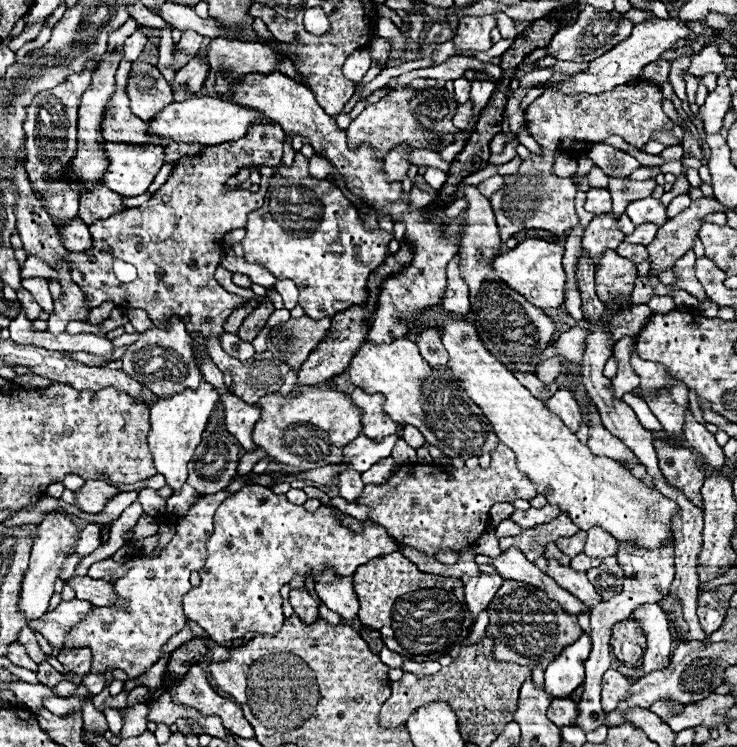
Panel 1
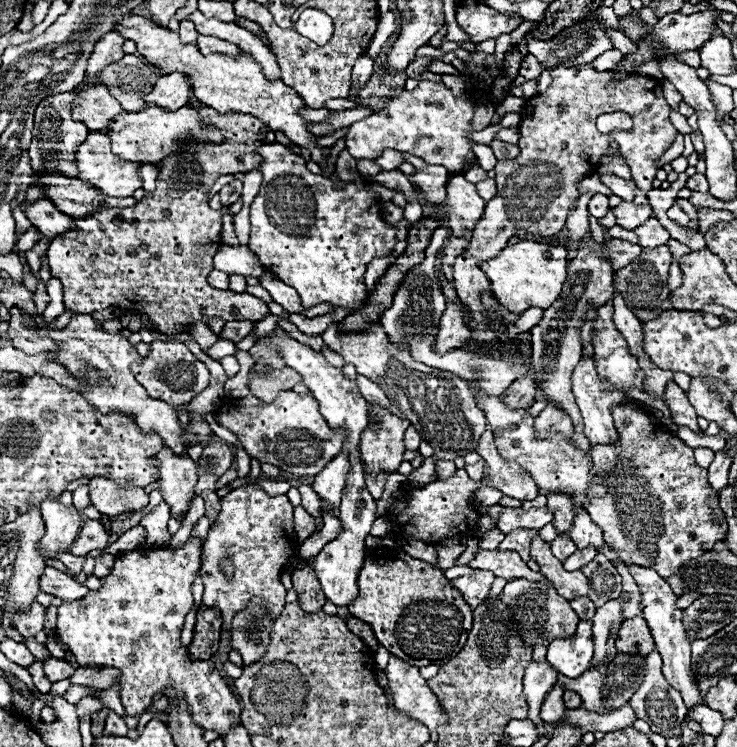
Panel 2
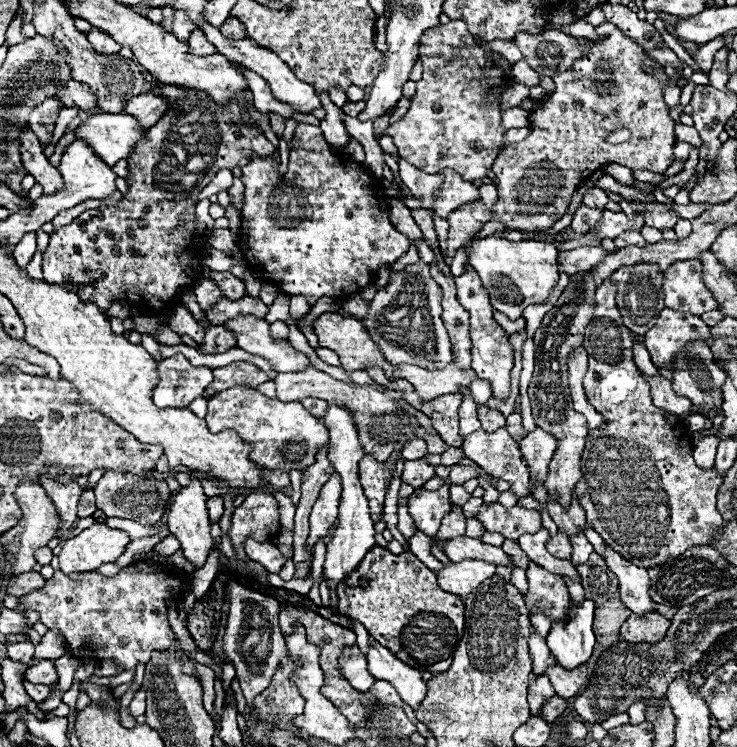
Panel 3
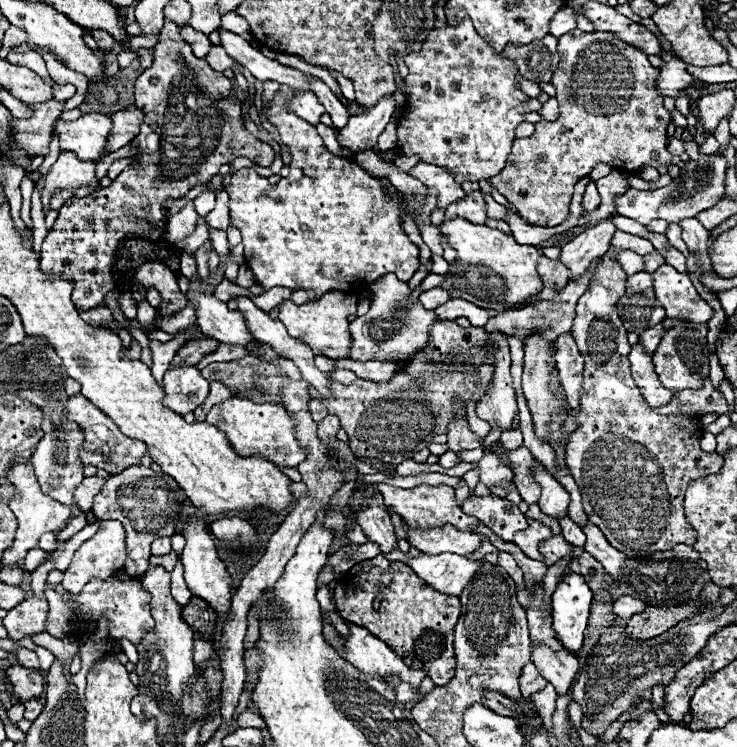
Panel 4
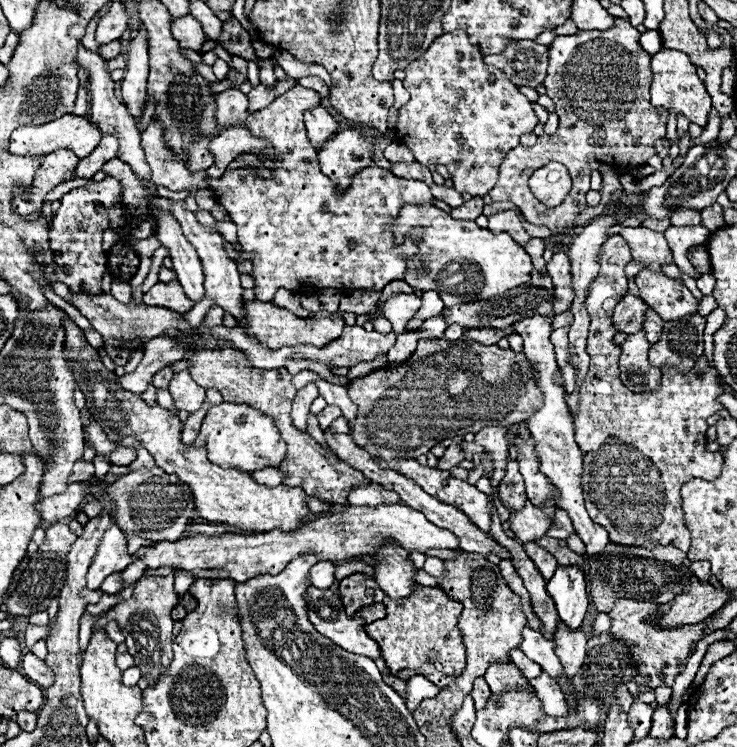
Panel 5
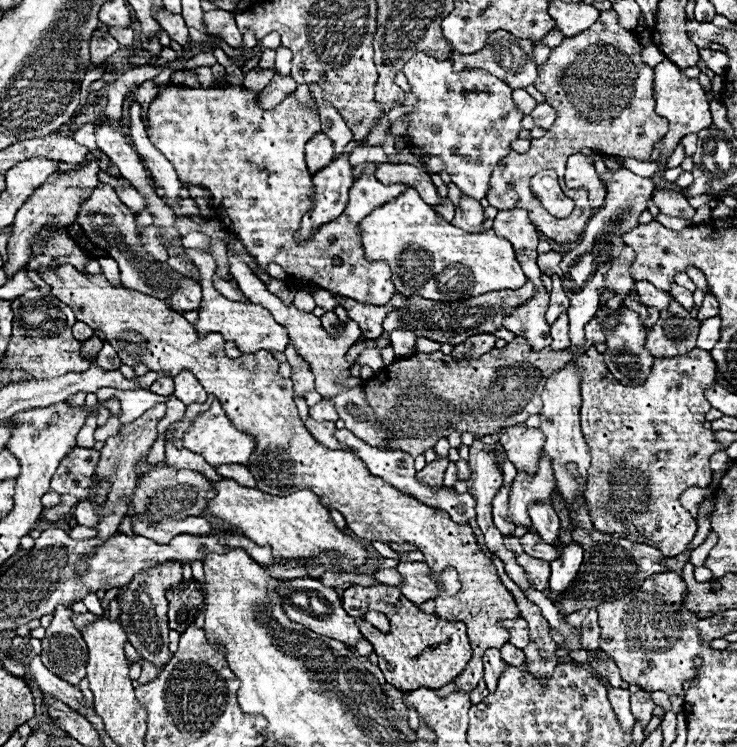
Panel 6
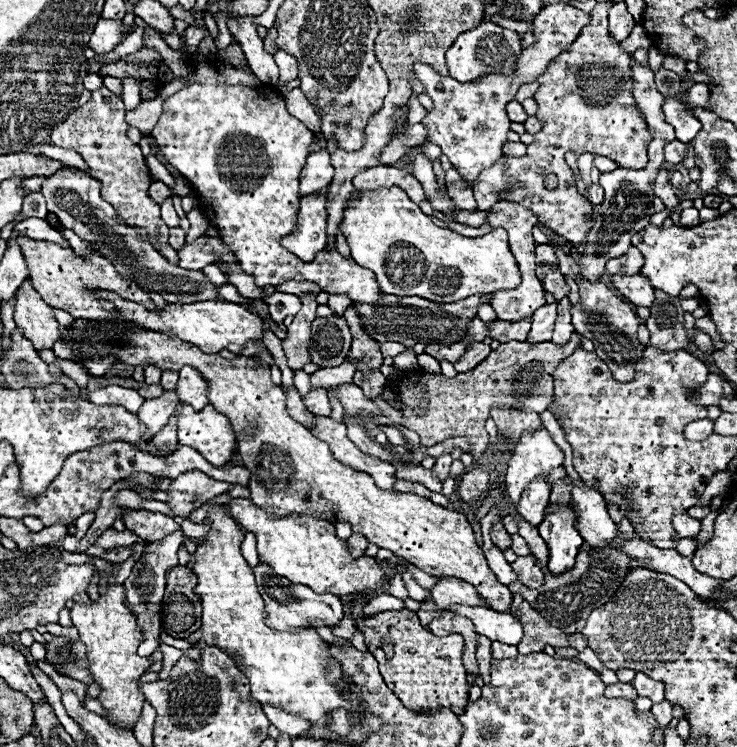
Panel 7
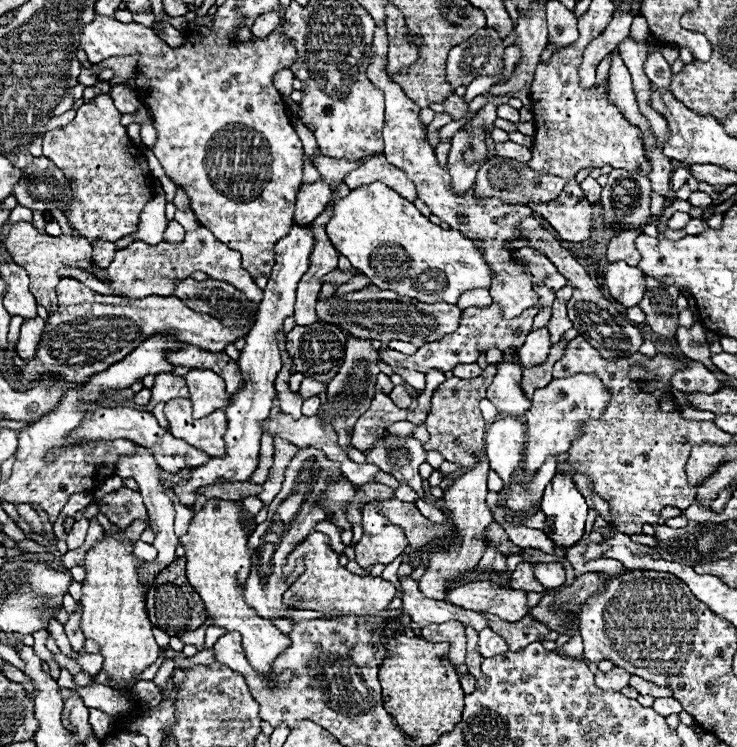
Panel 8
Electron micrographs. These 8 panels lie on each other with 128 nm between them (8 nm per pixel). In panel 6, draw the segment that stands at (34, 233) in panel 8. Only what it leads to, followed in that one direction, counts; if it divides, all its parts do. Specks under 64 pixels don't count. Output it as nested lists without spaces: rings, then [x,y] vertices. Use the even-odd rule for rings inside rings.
[[[62,264],[56,268],[40,268],[38,276],[50,286],[54,298],[74,308],[76,318],[86,322],[92,330],[104,332],[108,342],[122,332],[142,334],[146,338],[144,364],[150,370],[170,378],[178,374],[178,370],[190,370],[206,392],[220,400],[230,422],[254,438],[258,452],[250,456],[248,470],[252,472],[258,490],[274,496],[286,496],[294,490],[312,490],[322,506],[334,508],[346,518],[348,528],[358,538],[386,544],[412,544],[424,554],[424,562],[436,576],[444,568],[454,568],[460,576],[462,592],[458,596],[440,596],[436,600],[436,616],[448,622],[466,624],[474,654],[464,674],[460,674],[454,684],[462,692],[472,692],[478,686],[482,680],[482,650],[506,644],[508,634],[498,626],[498,620],[518,618],[518,610],[494,566],[480,552],[470,524],[456,524],[446,512],[398,494],[390,484],[382,482],[382,478],[374,478],[350,452],[332,450],[316,442],[304,428],[292,402],[292,380],[278,374],[278,362],[272,354],[256,352],[230,360],[224,356],[224,338],[220,334],[200,338],[192,324],[164,300],[124,286],[114,286],[102,274],[84,274],[70,264]]]

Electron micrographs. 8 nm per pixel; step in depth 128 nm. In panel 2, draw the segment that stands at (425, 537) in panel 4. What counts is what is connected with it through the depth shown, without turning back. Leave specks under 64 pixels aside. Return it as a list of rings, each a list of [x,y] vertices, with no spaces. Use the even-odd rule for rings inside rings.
[[[478,548],[474,558],[468,562],[470,568],[480,568],[480,570],[490,570],[500,578],[546,578],[540,572],[532,572],[526,562],[518,556],[514,550],[482,550]]]

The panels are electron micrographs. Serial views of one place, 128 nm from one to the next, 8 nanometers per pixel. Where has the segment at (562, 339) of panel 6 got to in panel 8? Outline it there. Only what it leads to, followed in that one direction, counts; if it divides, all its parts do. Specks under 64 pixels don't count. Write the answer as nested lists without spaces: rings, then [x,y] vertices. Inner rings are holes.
[[[568,280],[568,284],[556,292],[556,300],[552,304],[552,316],[550,316],[548,324],[546,324],[546,328],[550,332],[550,338],[552,338],[554,344],[562,338],[562,334],[566,330],[572,328],[570,320],[568,320],[568,314],[566,314],[566,302],[570,300],[572,292],[574,292],[574,282],[572,280]]]

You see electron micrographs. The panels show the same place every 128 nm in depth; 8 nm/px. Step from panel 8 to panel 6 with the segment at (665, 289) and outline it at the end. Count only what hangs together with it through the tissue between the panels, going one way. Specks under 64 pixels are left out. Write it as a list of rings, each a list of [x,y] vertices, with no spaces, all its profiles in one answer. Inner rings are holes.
[[[670,302],[666,310],[660,312],[660,318],[648,328],[646,348],[656,358],[680,356],[696,348],[700,322],[692,318],[678,302]]]

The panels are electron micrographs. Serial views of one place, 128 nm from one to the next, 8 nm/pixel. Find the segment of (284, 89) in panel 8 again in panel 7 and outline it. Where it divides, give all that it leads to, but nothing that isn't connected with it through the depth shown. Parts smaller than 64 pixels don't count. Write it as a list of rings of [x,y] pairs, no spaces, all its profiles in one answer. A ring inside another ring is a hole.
[[[278,50],[278,52],[274,54],[274,60],[276,60],[276,64],[278,64],[278,70],[280,70],[280,78],[278,78],[278,80],[280,80],[282,84],[288,84],[290,80],[294,80],[294,78],[298,76],[296,60],[294,60],[290,54]]]

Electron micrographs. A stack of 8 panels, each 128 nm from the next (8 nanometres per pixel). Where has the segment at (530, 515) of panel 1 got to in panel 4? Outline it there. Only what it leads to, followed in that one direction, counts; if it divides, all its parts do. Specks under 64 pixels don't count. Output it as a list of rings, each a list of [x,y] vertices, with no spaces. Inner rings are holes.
[[[494,494],[490,496],[468,496],[462,504],[462,510],[468,516],[478,518],[488,526],[496,536],[506,542],[512,542],[512,536],[520,530],[526,530],[526,514],[518,510],[516,504],[502,500]]]

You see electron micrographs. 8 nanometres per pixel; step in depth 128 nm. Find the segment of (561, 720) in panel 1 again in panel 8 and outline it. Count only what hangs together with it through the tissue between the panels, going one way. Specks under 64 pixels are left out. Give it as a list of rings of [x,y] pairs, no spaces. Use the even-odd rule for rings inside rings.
[[[482,628],[478,632],[478,650],[480,650],[482,658],[490,658],[490,656],[504,654],[508,650],[508,644],[490,628]]]

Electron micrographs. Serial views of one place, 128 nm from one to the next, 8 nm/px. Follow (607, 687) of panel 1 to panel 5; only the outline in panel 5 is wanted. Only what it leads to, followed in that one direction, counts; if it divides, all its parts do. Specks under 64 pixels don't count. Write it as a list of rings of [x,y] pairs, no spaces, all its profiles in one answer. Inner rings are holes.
[[[524,628],[522,632],[522,646],[520,650],[536,664],[542,666],[544,672],[548,672],[552,678],[560,680],[562,676],[562,664],[558,660],[558,656],[554,654],[554,642],[546,640],[540,632],[532,630],[532,628]]]

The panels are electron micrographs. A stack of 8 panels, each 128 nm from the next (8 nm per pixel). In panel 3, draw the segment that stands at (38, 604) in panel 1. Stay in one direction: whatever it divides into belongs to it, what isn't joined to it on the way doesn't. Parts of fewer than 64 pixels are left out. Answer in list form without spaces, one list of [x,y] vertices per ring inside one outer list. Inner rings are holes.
[[[44,474],[40,476],[40,484],[58,508],[58,514],[62,518],[58,538],[64,538],[68,534],[70,526],[76,522],[76,506],[78,506],[78,498],[80,498],[82,490],[76,480],[58,482],[58,480],[48,480]]]

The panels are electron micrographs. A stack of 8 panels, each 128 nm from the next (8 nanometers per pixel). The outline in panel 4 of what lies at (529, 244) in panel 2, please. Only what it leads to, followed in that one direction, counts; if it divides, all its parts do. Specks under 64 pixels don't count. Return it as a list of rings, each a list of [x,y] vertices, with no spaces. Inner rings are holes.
[[[458,216],[444,218],[438,228],[446,236],[448,244],[458,252],[458,260],[450,264],[450,272],[446,274],[452,282],[440,284],[440,288],[450,292],[450,298],[462,298],[480,308],[502,312],[524,302],[526,296],[534,296],[542,290],[542,280],[536,272],[536,262],[542,256],[538,248],[518,244],[510,234],[498,228],[472,224]]]

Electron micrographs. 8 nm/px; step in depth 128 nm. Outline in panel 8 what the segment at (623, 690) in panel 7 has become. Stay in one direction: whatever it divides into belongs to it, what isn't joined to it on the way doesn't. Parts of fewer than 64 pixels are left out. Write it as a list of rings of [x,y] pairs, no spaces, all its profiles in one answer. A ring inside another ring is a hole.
[[[612,668],[610,672],[600,672],[596,670],[596,684],[604,690],[622,690],[628,686],[628,678],[630,674],[626,674],[626,670],[622,668]]]

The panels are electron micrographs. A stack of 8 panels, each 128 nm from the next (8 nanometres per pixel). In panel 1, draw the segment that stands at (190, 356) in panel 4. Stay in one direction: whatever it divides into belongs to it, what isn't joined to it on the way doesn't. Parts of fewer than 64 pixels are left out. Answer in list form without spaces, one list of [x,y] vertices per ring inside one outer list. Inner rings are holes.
[[[266,300],[264,306],[258,306],[256,310],[252,310],[252,312],[244,318],[242,326],[238,328],[238,338],[246,340],[246,342],[252,342],[254,336],[264,328],[264,324],[266,324],[266,320],[270,318],[272,312],[274,312],[274,306],[272,306],[270,300]]]

